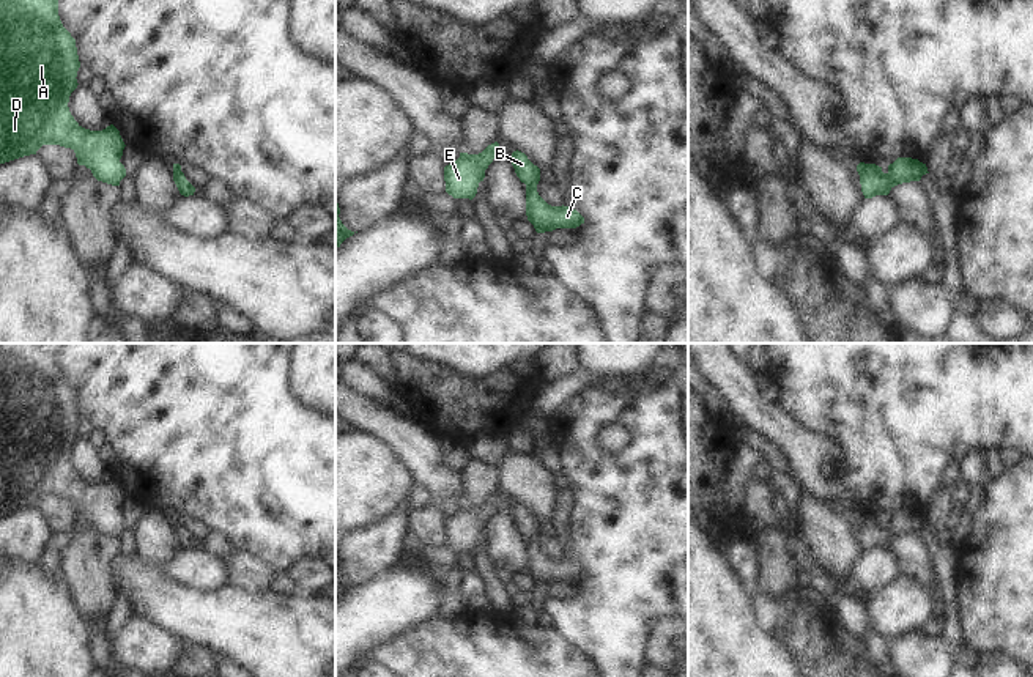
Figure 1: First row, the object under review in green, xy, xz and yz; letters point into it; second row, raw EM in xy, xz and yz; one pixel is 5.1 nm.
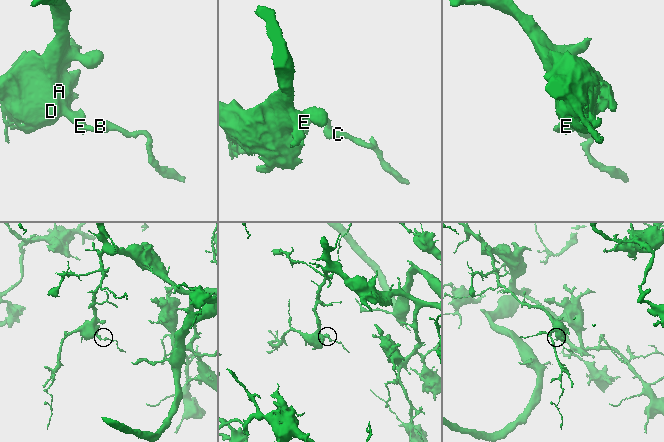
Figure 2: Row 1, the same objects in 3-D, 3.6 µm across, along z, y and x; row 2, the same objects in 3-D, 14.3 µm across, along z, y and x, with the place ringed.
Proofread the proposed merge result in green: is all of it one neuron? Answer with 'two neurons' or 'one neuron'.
one neuron

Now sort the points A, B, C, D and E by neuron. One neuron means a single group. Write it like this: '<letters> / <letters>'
A B C D E

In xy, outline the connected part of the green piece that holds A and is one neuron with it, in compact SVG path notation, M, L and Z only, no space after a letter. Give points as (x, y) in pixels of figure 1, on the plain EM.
M0 343L0 516L36 507L43 498L60 498L76 505L77 516L91 523L98 534L120 538L126 521L120 515L124 494L110 477L102 483L82 480L69 464L71 446L77 441L80 420L76 392L58 368L58 351L63 343Z

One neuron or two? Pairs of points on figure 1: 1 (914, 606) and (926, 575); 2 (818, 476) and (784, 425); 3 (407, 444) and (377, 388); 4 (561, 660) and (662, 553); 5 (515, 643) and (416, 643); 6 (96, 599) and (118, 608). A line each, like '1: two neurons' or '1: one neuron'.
1: two neurons
2: one neuron
3: two neurons
4: two neurons
5: one neuron
6: two neurons

